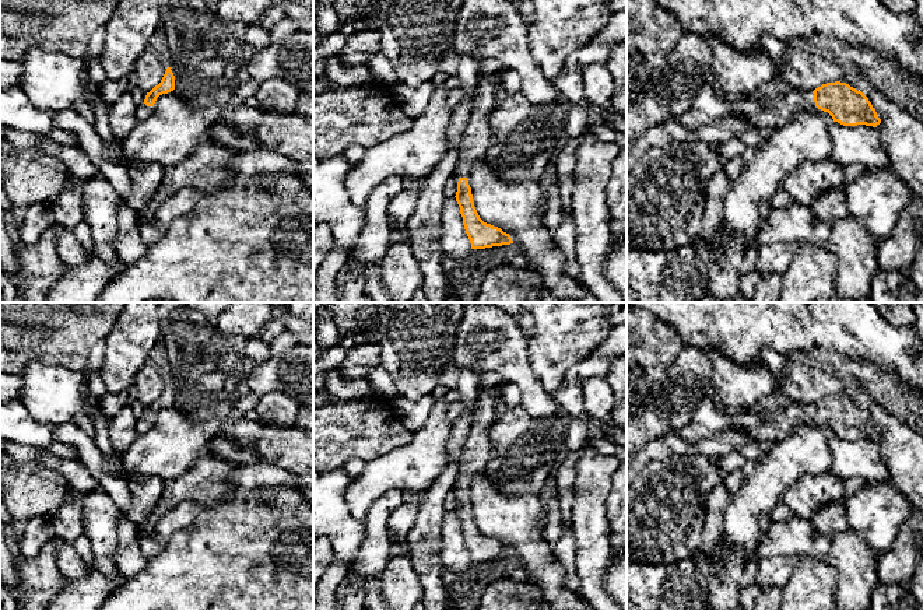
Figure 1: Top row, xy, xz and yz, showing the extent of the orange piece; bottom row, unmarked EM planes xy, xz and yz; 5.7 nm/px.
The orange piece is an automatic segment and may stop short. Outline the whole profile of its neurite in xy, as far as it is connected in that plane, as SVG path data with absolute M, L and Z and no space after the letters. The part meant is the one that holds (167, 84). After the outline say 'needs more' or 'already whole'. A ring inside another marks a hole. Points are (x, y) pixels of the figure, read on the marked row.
M171 67L166 69L161 83L147 92L145 99L136 108L137 122L144 122L152 113L157 98L175 90L175 76Z | needs more

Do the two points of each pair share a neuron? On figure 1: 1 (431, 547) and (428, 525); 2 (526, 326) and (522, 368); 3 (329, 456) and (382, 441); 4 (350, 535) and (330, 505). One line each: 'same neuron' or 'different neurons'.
1: same neuron
2: different neurons
3: same neuron
4: same neuron

